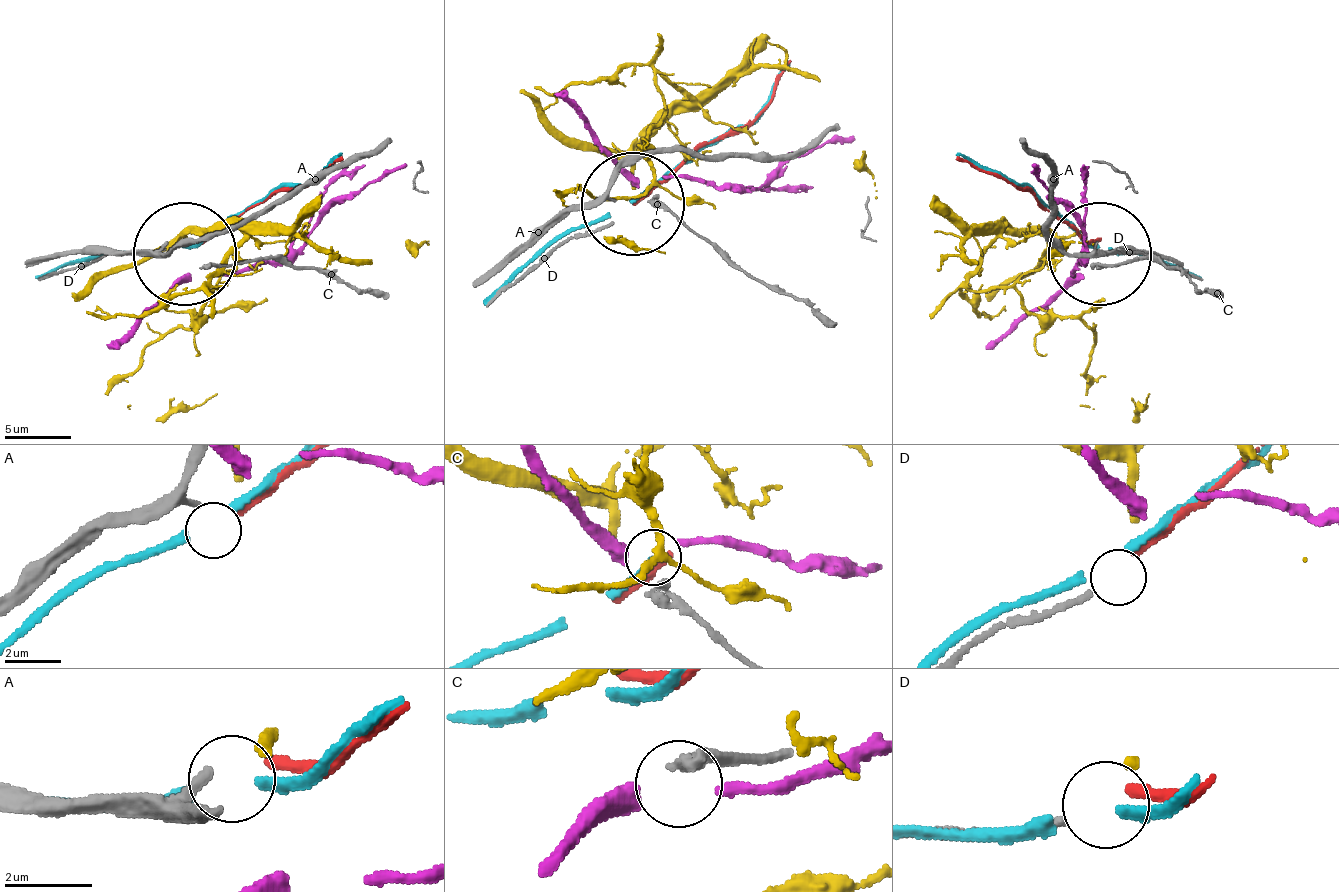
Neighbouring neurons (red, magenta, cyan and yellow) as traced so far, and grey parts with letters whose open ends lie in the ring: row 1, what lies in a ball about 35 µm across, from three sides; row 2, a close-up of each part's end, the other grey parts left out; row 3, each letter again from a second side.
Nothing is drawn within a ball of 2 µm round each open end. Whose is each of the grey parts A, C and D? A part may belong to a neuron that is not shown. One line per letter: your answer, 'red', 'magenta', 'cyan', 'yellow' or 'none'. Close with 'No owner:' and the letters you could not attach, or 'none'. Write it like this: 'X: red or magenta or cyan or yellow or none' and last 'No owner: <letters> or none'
A: none
C: magenta
D: red
No owner: A

